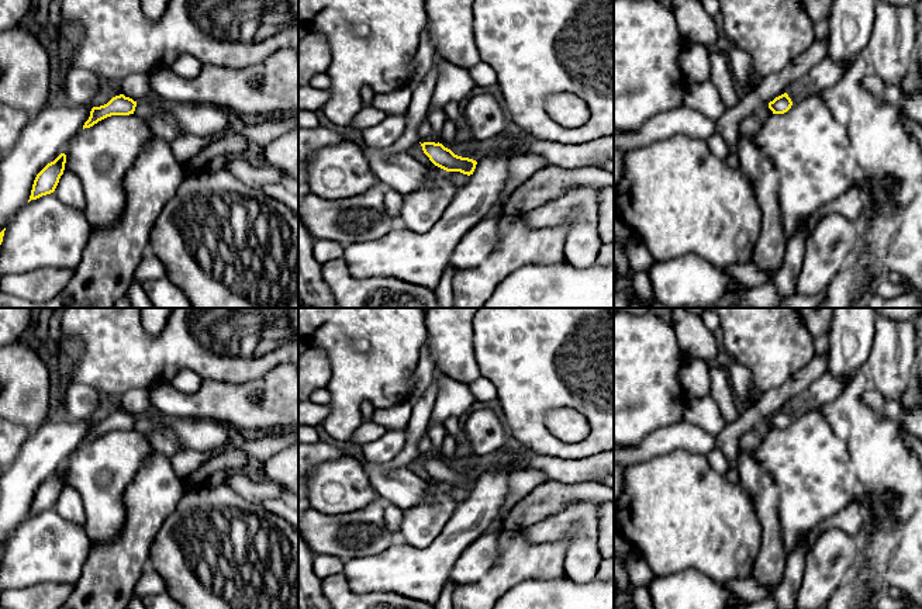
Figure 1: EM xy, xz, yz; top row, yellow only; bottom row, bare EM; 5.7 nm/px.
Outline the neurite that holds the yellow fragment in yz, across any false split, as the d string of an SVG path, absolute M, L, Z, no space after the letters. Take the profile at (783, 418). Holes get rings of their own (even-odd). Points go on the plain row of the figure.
M787 408L776 412L773 416L769 418L769 423L773 426L773 429L784 429L791 423L791 421L792 416Z

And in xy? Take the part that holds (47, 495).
M61 468L53 477L48 478L35 492L30 515L37 515L42 511L55 506L61 491L63 489L66 470Z

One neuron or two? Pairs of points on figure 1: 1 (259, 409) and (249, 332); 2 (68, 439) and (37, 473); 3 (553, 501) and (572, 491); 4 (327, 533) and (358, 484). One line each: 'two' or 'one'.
1: two
2: one
3: one
4: two

